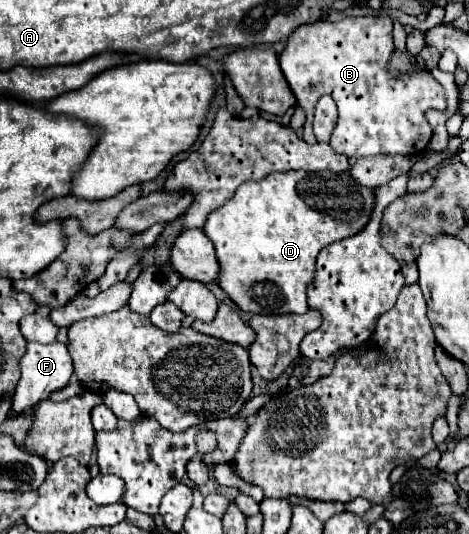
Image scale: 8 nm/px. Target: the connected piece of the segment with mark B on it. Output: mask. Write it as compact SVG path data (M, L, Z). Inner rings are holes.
M385 16L385 18L355 18L355 20L353 20L353 18L345 18L345 20L341 20L341 22L319 20L319 22L315 22L315 24L305 24L303 28L297 28L297 32L293 32L293 36L289 38L289 42L287 42L283 54L279 56L279 64L281 64L281 70L283 70L283 74L285 74L285 78L287 78L287 82L289 82L291 92L297 96L297 106L301 106L301 108L305 110L307 120L305 120L305 126L303 126L303 140L305 140L307 144L315 144L315 142L317 142L317 138L313 136L313 130L311 130L311 118L313 118L313 110L315 110L317 98L329 94L335 101L335 104L337 104L337 110L339 110L337 126L333 128L331 138L329 138L331 148L333 148L335 152L339 152L339 154L343 154L343 156L361 158L361 156L375 156L375 154L383 154L383 156L417 156L417 154L421 154L421 152L427 150L429 140L431 140L431 136L433 136L433 130L431 130L429 122L425 120L425 112L431 110L431 108L435 108L435 110L445 110L445 108L447 108L445 90L443 90L443 86L441 86L429 72L423 72L423 74L419 74L419 76L407 76L407 78L393 78L393 76L387 74L387 62L389 62L389 58L391 58L391 54L393 54L393 34L391 34L391 32L393 32L393 22L391 22L387 16Z

